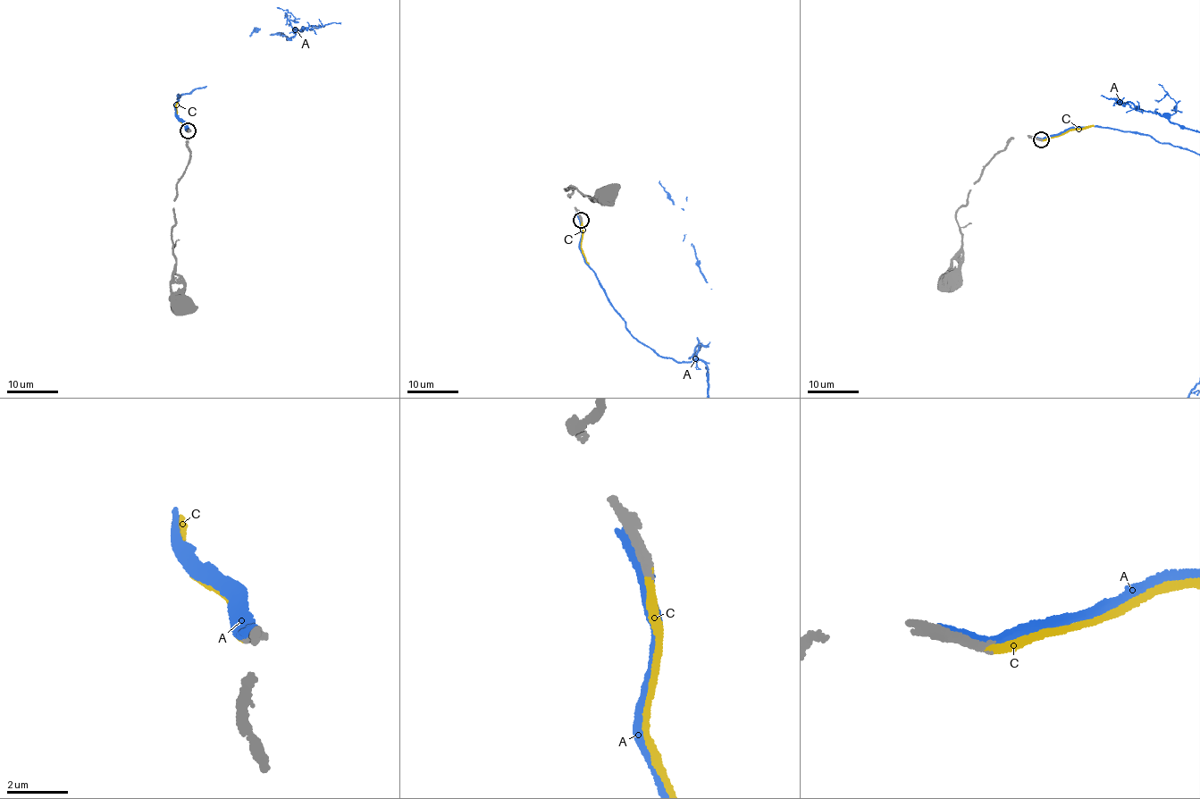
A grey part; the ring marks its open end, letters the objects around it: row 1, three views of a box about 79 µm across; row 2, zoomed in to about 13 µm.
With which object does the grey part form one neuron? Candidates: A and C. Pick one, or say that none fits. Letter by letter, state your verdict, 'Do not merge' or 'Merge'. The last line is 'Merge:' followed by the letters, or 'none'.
A: Do not merge
C: Merge
Merge: C

